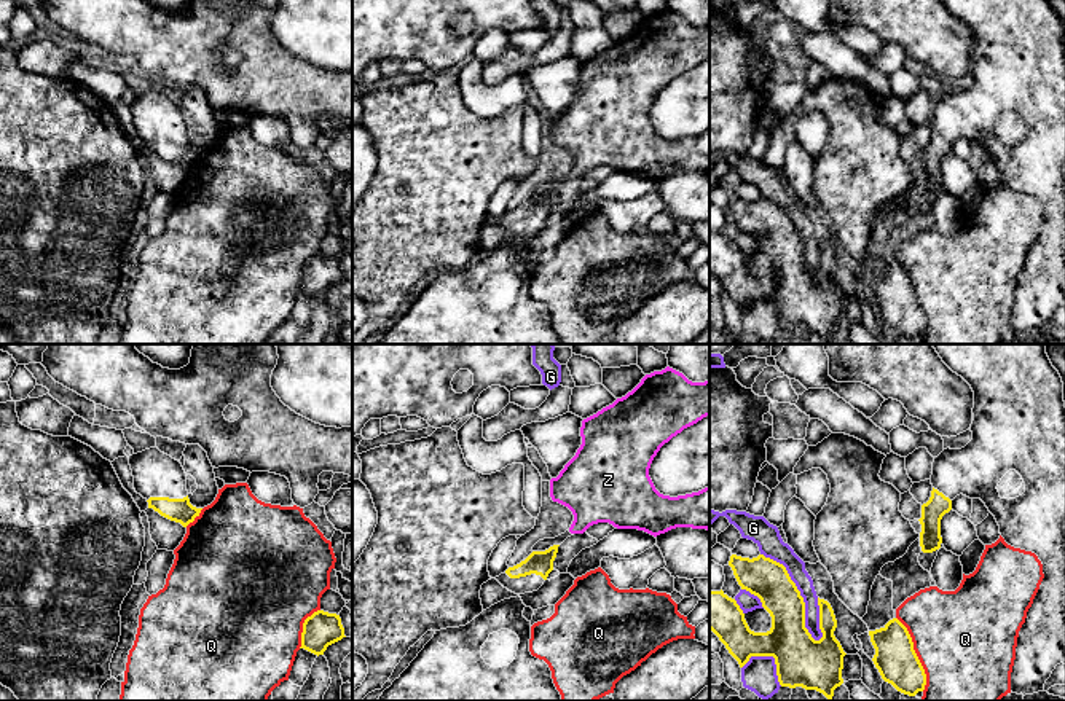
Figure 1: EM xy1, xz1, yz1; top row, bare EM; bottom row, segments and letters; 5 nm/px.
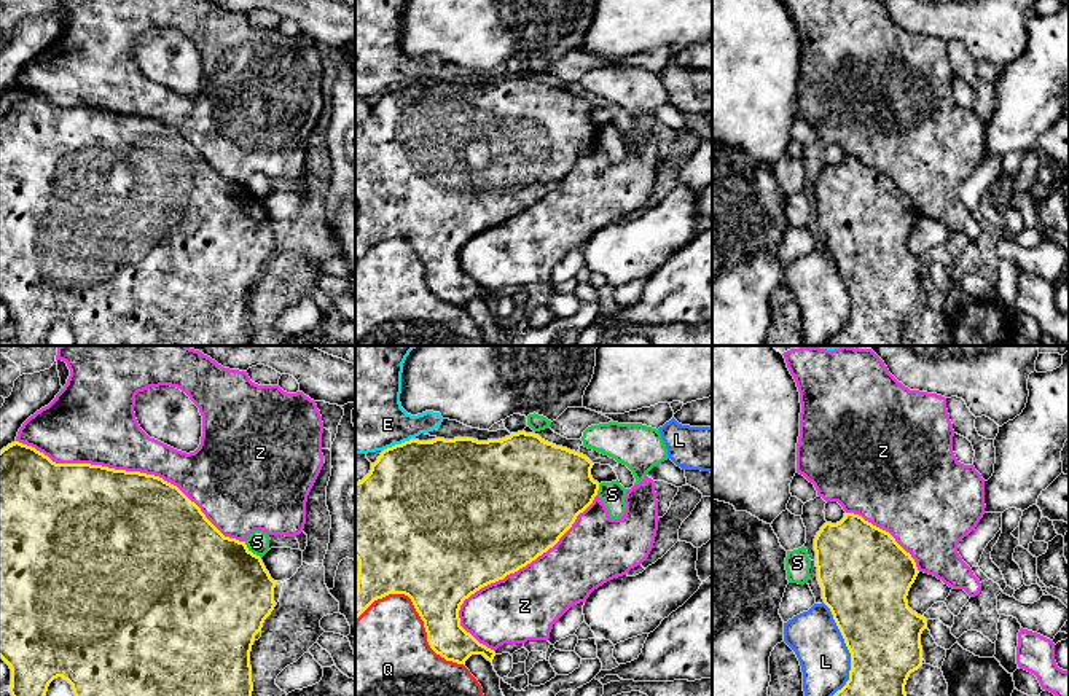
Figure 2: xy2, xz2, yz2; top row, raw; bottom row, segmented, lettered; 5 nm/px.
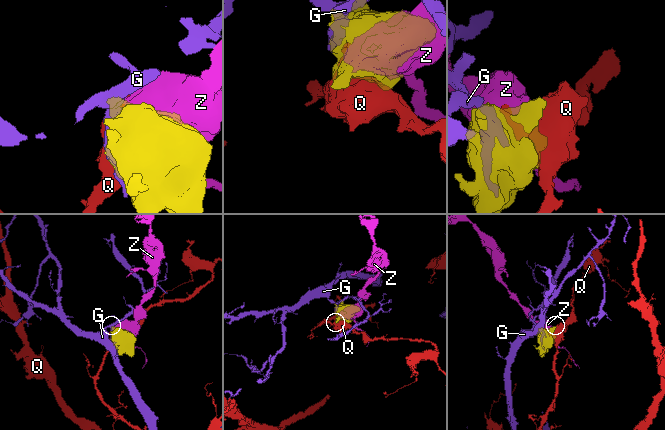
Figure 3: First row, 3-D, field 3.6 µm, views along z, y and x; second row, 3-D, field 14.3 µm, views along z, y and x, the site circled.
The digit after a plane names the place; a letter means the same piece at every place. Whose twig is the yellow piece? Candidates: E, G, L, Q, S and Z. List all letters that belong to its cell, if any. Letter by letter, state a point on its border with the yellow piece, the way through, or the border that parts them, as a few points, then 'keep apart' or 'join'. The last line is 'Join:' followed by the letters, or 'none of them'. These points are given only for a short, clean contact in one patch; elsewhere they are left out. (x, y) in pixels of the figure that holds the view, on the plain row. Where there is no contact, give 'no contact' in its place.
E: contact xz2 (395, 88); keep apart
G: contact yz1 (799, 236); keep apart
L: contact yz2 (849, 295); keep apart
Q: contact xz2 (416, 254); keep apart
S: contact xy2 (250, 195); keep apart
Z: contact xy2 (131, 115); keep apart
Join: none of them

